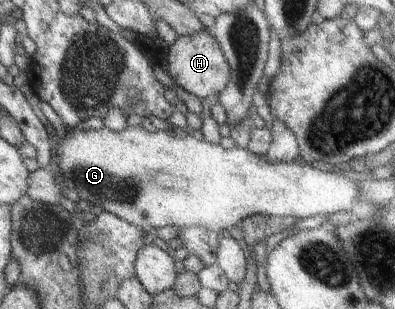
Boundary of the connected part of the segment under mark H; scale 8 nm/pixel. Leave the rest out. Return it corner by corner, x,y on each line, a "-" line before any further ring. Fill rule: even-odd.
200,31
179,36
176,42
167,48
168,72
176,84
198,98
210,100
222,92
228,84
231,68
218,44
209,32

